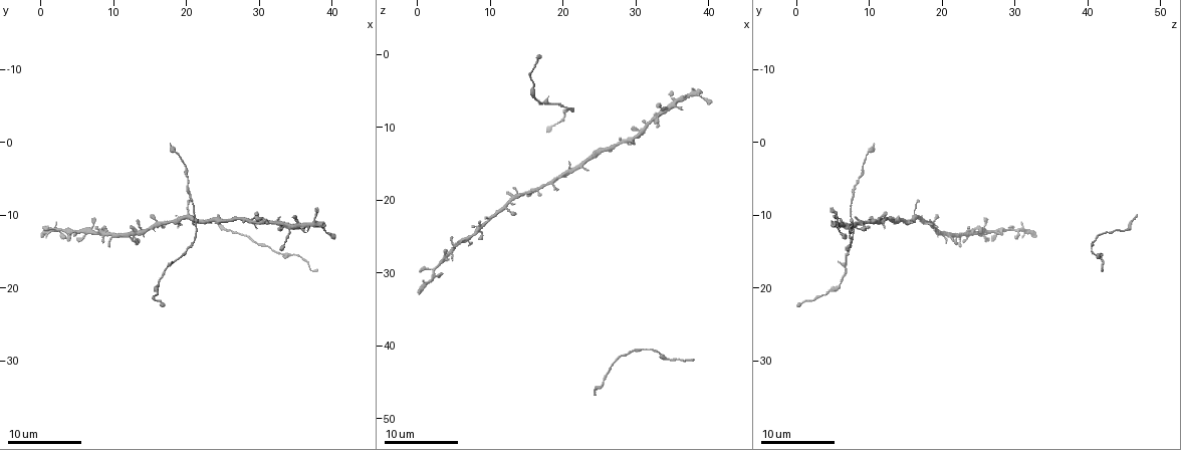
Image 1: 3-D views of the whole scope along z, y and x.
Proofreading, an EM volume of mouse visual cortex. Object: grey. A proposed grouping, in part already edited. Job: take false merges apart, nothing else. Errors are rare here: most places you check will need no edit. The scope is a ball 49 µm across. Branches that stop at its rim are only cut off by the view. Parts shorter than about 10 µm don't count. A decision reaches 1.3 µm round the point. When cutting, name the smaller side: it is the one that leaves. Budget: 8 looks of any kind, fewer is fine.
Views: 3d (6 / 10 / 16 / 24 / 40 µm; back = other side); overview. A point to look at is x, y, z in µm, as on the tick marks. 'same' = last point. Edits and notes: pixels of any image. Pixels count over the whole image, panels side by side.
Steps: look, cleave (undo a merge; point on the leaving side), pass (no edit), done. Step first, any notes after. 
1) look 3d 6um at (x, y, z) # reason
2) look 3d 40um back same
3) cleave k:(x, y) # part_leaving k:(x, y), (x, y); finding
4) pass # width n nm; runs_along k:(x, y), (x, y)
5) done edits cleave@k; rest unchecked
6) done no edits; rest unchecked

look 3d 16um at (17.0, 17.5, 7.0) # two arms at a narrow angle

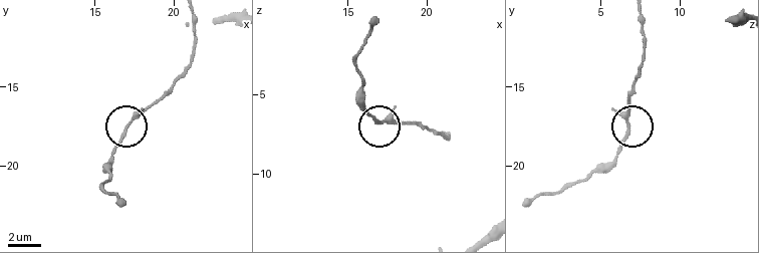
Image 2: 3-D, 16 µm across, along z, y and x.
look 3d 6um at (17.1, 17.5, 6.9)

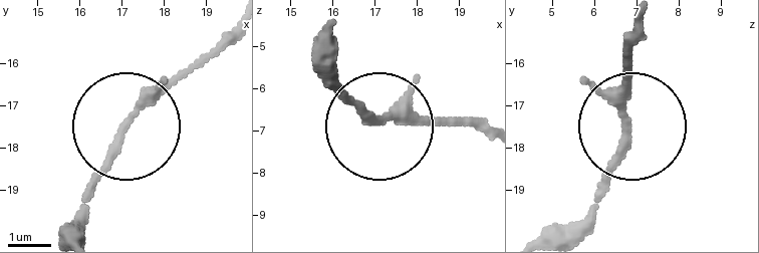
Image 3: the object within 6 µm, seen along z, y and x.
pass # width 180 nm; continuous, no second neuron

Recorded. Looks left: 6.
look 3d 6um at (21.5, 11.0, 7.5)

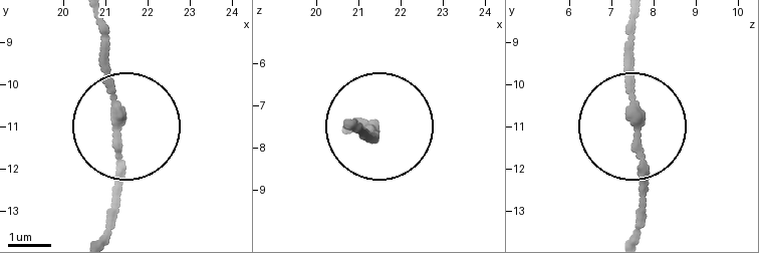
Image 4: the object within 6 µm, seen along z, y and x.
pass # side_arm 13 um; continuous, no second neuron

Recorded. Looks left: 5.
look 3d 16um at (18.0, 10.5, 18.0) # two arms in line, one across

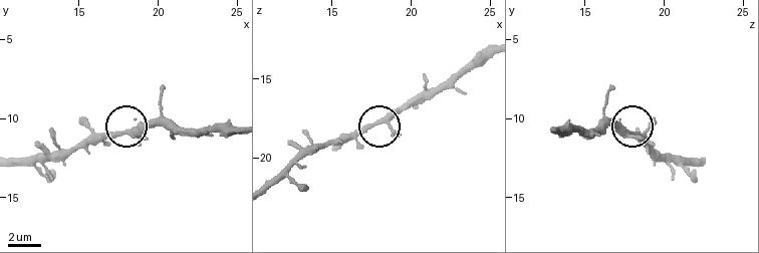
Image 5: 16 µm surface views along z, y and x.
look 3d 6um at (17.7, 11.1, 17.9)

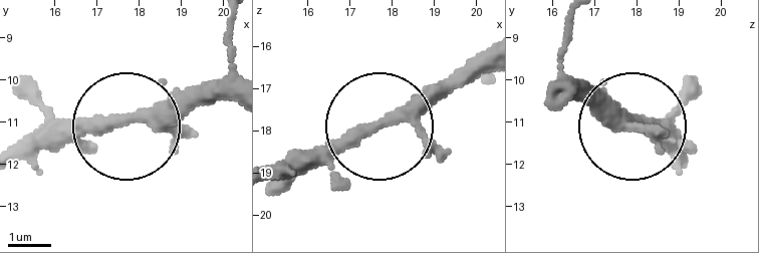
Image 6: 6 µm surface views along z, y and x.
pass # width 260 nm; runs_along 6:(16, 155), (233, 100); all the same neuron

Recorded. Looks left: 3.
look 3d 10um at (13.0, 12.5, 20.0) # four arms meet

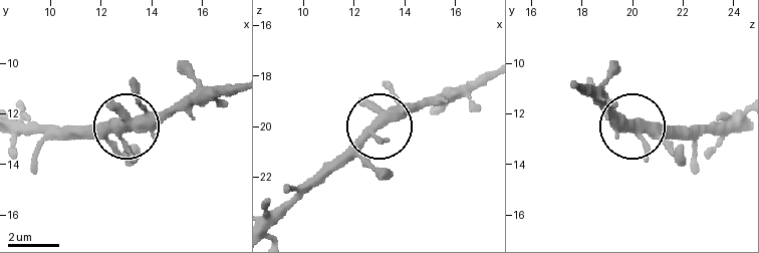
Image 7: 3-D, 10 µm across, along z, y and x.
pass # arms 4; all the same neuron

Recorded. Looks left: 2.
done no edits; rest unchecked

